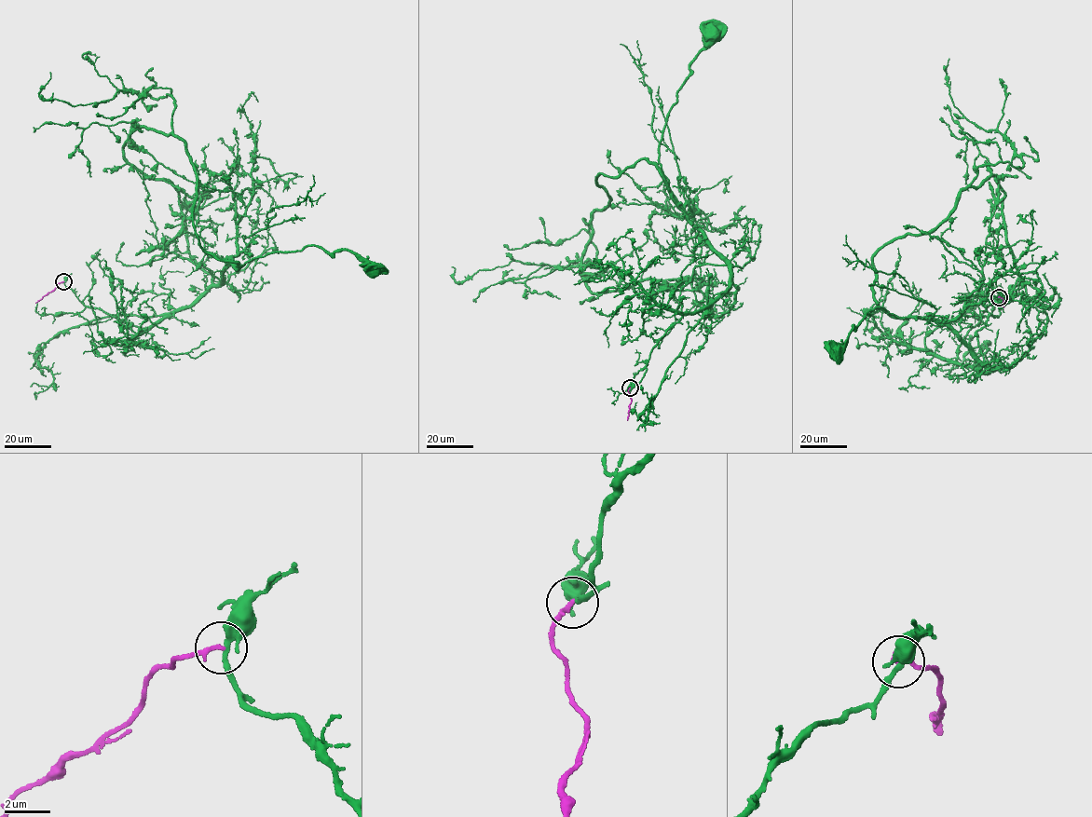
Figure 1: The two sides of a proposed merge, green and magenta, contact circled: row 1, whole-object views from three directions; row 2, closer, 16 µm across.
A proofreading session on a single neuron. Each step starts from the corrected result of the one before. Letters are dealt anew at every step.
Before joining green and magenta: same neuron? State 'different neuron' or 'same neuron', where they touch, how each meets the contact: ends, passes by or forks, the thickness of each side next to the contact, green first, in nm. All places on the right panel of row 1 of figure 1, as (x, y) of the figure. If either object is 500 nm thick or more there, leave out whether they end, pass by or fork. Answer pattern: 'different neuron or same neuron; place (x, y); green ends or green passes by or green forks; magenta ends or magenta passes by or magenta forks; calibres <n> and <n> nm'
different neuron; place (999, 297); green forks; magenta ends; calibres 240 and 220 nm

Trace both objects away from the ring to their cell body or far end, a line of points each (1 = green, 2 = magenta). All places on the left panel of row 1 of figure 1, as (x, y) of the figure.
1: (63, 281), (87, 306), (144, 328), (222, 280), (227, 259), (239, 267), (311, 246), (348, 251), (372, 267)
2: (63, 281), (35, 303)

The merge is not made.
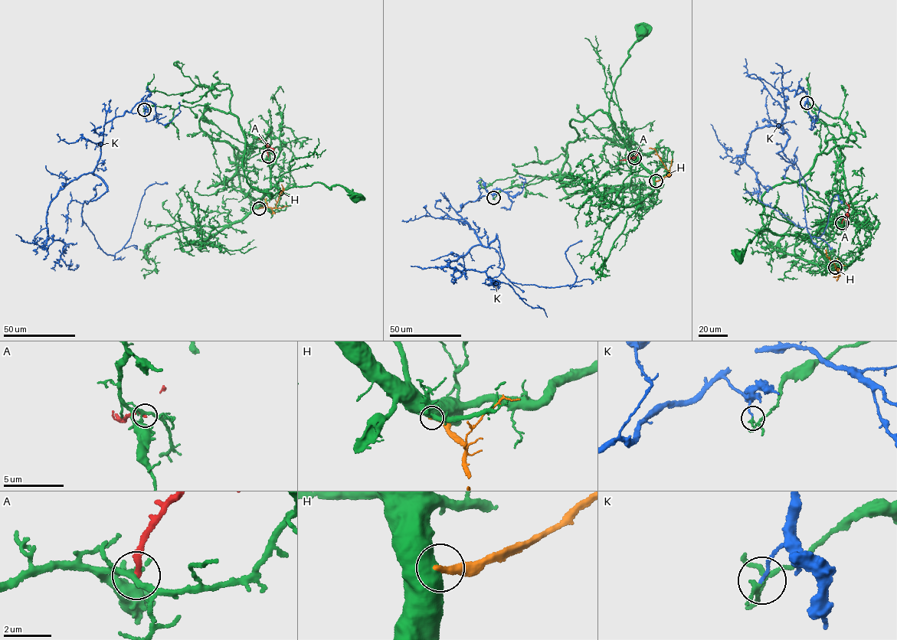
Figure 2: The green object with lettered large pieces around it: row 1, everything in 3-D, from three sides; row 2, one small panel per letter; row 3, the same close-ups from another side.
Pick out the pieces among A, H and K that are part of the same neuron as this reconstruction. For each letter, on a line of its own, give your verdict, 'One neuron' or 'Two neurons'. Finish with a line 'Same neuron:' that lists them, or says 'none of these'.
A: Two neurons
H: Two neurons
K: Two neurons
Same neuron: none of these

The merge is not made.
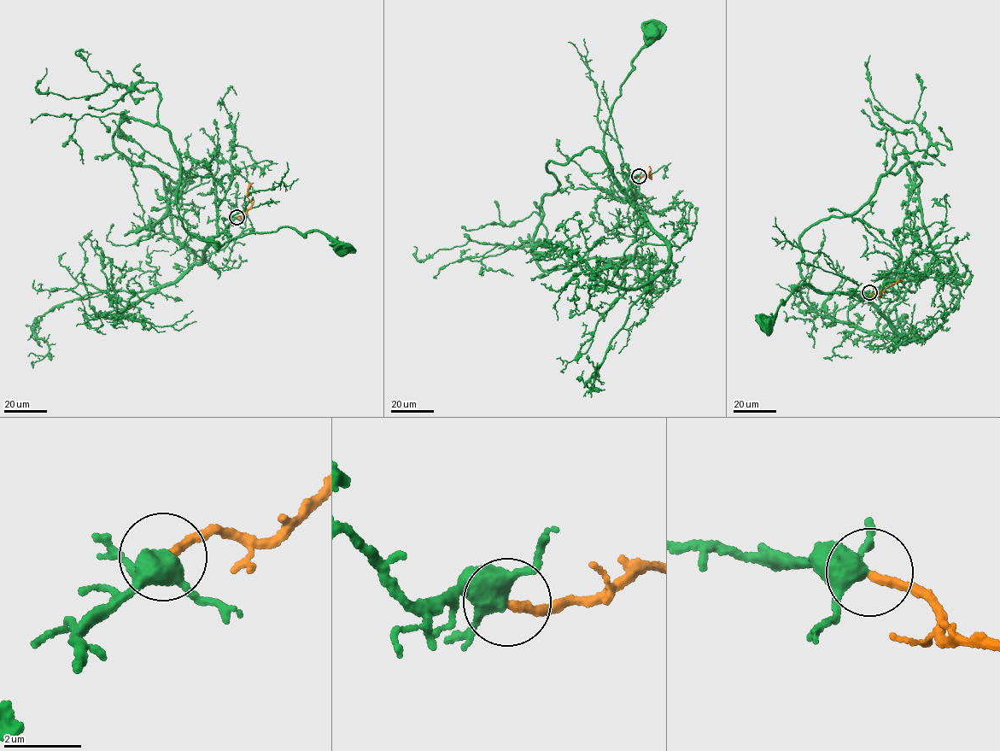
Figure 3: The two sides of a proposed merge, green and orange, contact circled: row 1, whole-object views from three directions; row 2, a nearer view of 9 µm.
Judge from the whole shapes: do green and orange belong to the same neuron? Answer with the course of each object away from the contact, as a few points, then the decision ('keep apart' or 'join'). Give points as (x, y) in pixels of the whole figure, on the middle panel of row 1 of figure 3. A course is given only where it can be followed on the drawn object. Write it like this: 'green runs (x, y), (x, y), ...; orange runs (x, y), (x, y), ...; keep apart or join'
green runs (639, 176), (629, 173), (628, 186), (623, 188), (603, 149), (605, 132), (622, 85), (652, 33); orange runs (639, 176), (650, 174), (651, 169), (648, 176), (650, 178), (652, 173); join

